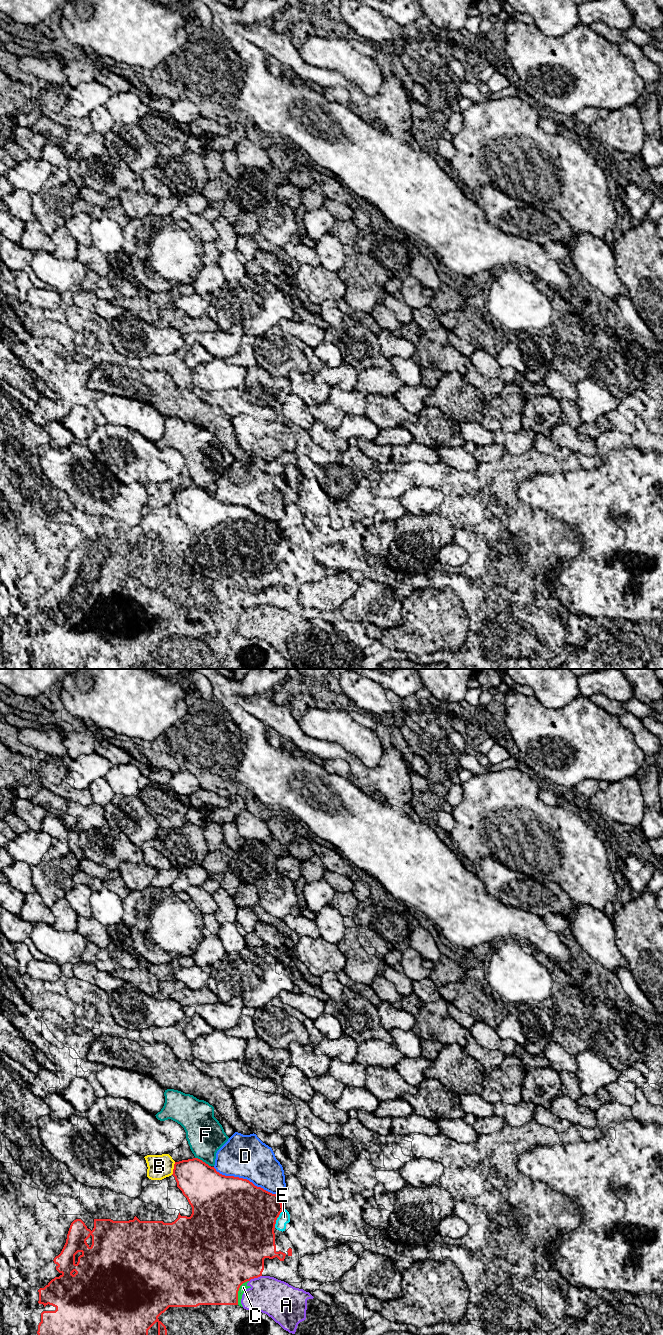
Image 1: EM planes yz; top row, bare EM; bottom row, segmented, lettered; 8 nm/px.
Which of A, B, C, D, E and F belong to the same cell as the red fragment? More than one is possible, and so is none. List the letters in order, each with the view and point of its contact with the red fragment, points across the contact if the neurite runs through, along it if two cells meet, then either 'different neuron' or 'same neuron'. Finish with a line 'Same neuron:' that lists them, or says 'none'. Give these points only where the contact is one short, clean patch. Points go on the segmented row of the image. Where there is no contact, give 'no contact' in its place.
A: meets red in yz at (255, 1277); different neuron
B: meets red in yz at (174, 1168); different neuron
C: meets red in yz at (238, 1290); border along yz (248, 1280), (239, 1288), (237, 1304); different neuron
D: meets red in yz at (245, 1179); different neuron
E: meets red in yz at (277, 1217); same neuron
F: meets red in yz at (202, 1161); different neuron
Same neuron: E

